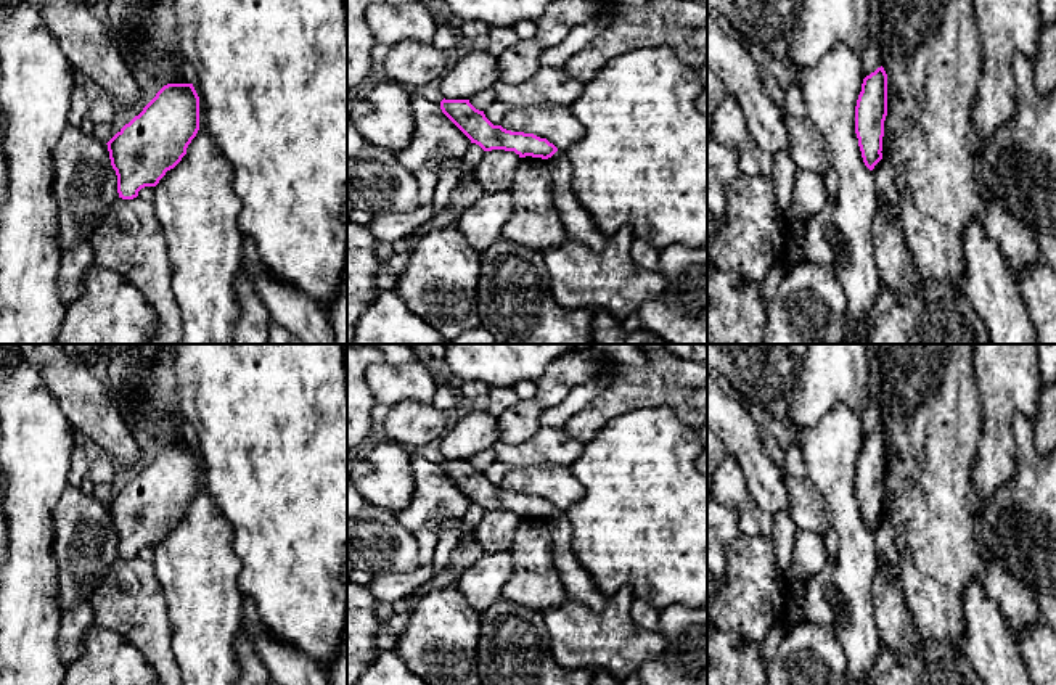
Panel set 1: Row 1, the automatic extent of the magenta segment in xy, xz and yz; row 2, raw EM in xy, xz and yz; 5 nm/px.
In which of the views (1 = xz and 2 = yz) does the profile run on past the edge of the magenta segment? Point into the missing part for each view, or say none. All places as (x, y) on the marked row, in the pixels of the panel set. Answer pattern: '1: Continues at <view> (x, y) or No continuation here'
1: No continuation here
2: No continuation here

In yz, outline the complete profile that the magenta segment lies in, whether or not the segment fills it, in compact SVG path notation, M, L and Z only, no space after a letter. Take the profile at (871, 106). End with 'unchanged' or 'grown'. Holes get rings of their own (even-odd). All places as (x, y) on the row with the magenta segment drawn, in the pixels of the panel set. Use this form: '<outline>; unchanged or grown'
M878 68L866 76L855 106L855 133L865 166L873 170L882 159L884 121L887 116L887 74Z; unchanged

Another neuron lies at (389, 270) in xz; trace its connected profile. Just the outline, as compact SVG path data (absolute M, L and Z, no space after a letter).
M392 254L389 259L379 262L376 273L376 285L379 289L395 289L400 273L405 270L408 254Z

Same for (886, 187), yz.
M881 159L873 169L873 177L874 177L874 188L878 196L878 207L884 199L887 203L887 209L890 215L900 220L902 196L897 187L894 169L886 161Z

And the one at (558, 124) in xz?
M558 105L511 108L500 125L511 132L546 138L559 151L566 151L587 133L585 125L574 116L571 108Z

